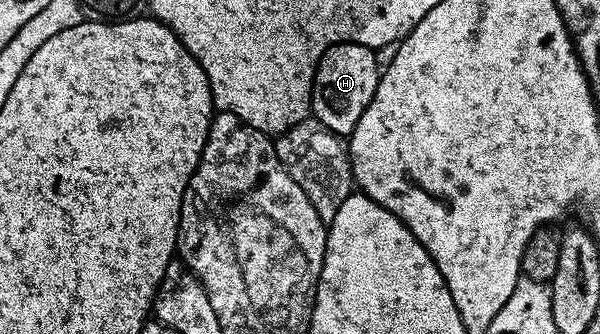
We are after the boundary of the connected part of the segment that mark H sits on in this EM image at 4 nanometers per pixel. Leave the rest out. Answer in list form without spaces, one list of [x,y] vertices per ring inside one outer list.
[[[333,44],[319,58],[313,79],[313,97],[309,103],[312,119],[327,126],[329,132],[348,138],[355,130],[363,110],[371,102],[381,80],[382,69],[377,68],[378,53],[366,44]]]

